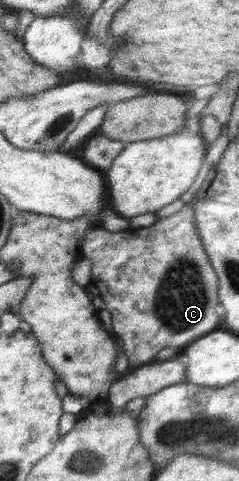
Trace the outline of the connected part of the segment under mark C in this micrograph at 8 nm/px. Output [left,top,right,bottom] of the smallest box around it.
[82,204,223,367]

